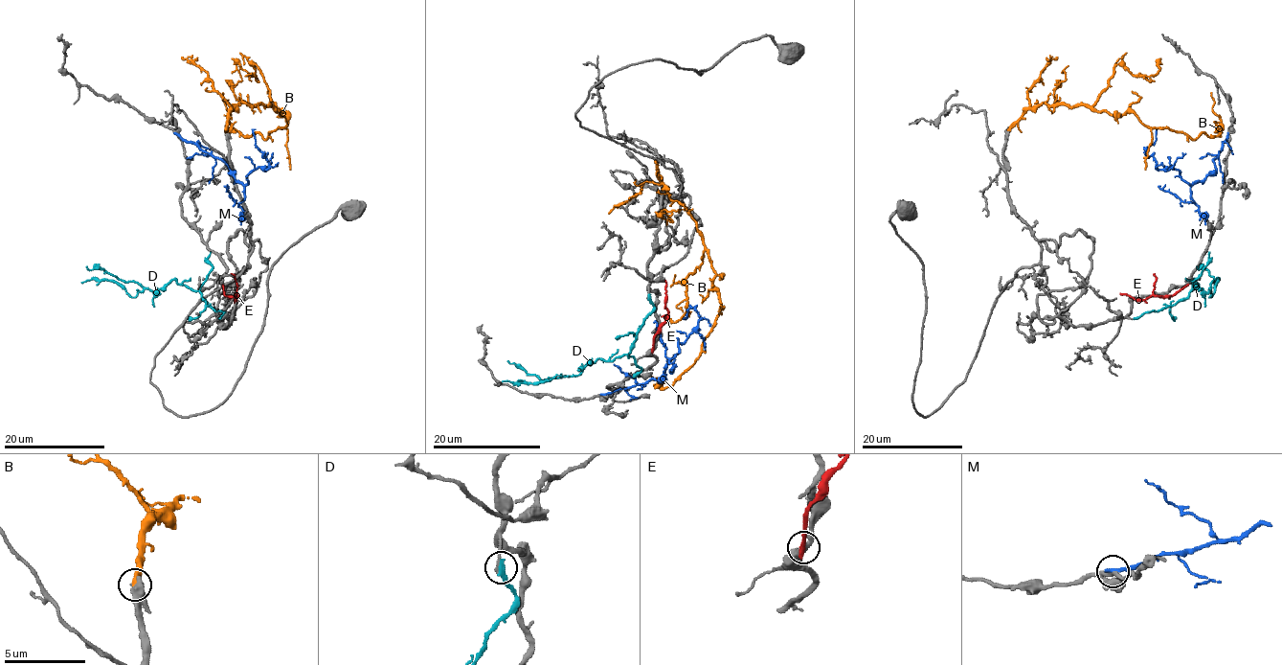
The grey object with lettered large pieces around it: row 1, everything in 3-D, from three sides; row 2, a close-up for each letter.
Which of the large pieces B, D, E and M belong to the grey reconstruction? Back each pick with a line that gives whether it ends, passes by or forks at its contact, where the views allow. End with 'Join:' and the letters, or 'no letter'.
B: it ends
Join: B

